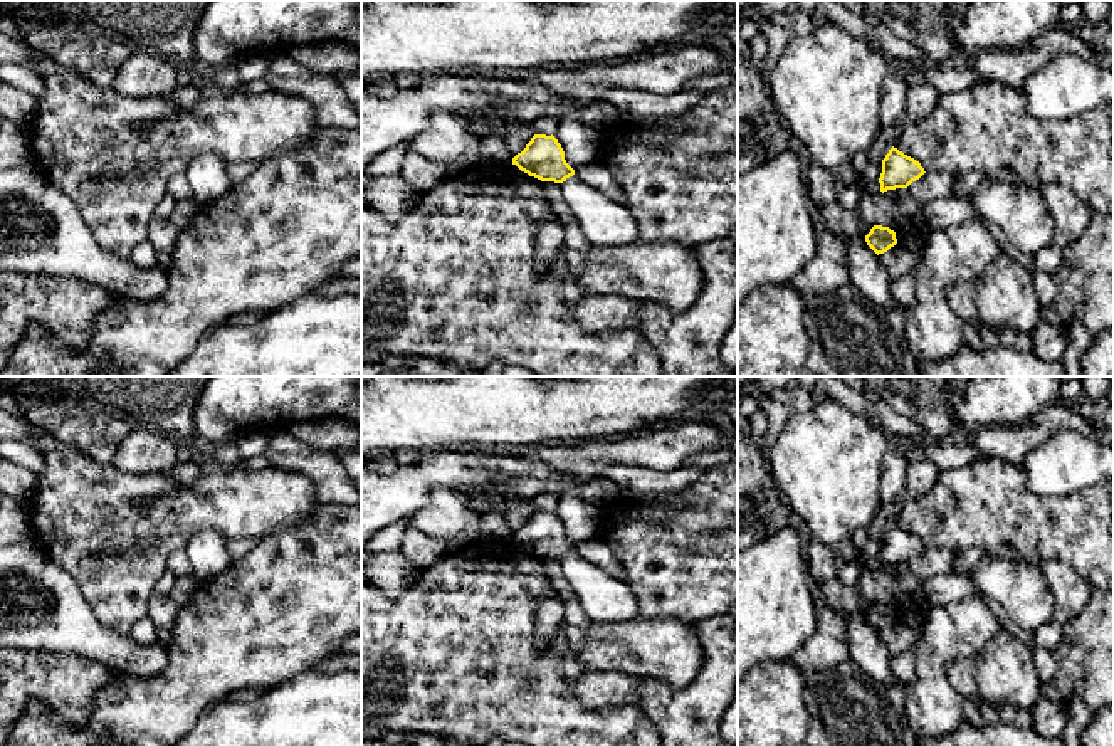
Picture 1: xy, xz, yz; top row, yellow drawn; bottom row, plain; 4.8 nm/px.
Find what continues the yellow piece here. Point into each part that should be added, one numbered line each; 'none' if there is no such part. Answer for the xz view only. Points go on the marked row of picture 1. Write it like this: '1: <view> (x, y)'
1: xz (604, 222)

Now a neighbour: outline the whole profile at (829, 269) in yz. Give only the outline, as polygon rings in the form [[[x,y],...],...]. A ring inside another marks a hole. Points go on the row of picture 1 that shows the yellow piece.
[[[828,230],[817,235],[817,254],[810,264],[793,276],[793,286],[805,299],[830,292],[850,282],[845,239]]]

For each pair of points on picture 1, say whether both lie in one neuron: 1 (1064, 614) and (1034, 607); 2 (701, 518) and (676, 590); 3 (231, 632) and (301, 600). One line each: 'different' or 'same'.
1: different
2: same
3: same

